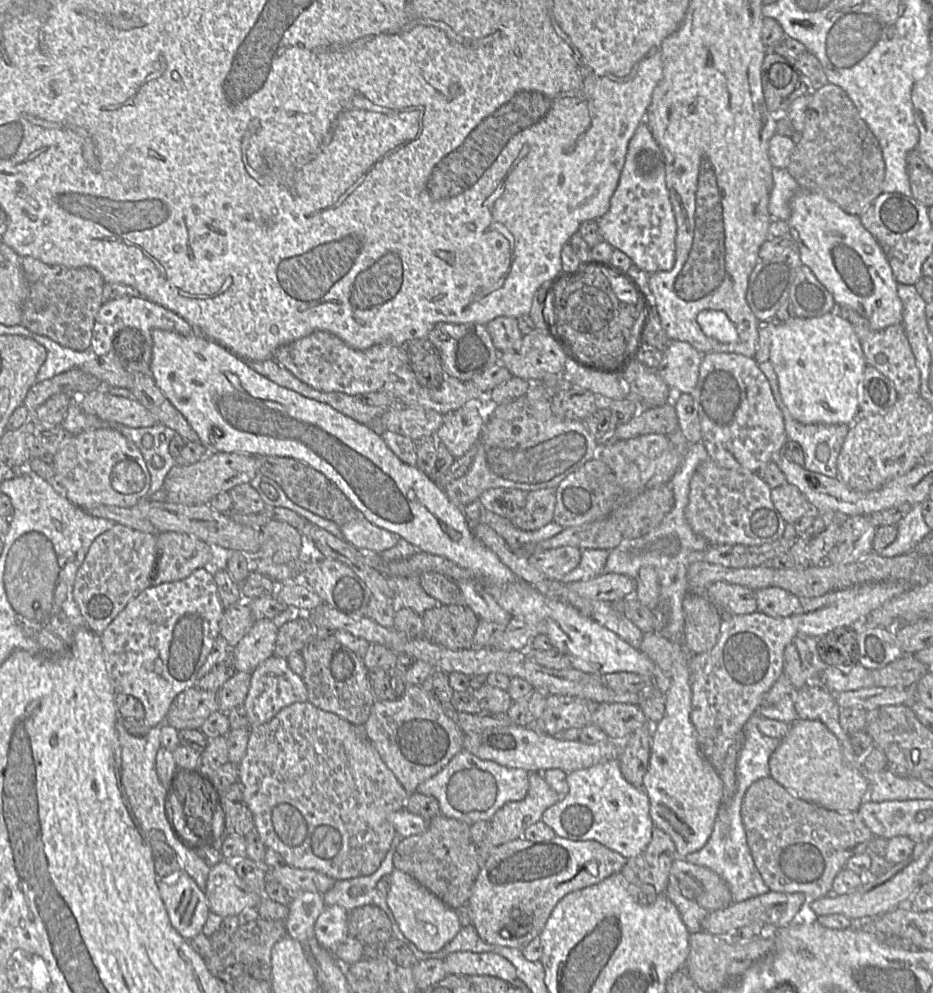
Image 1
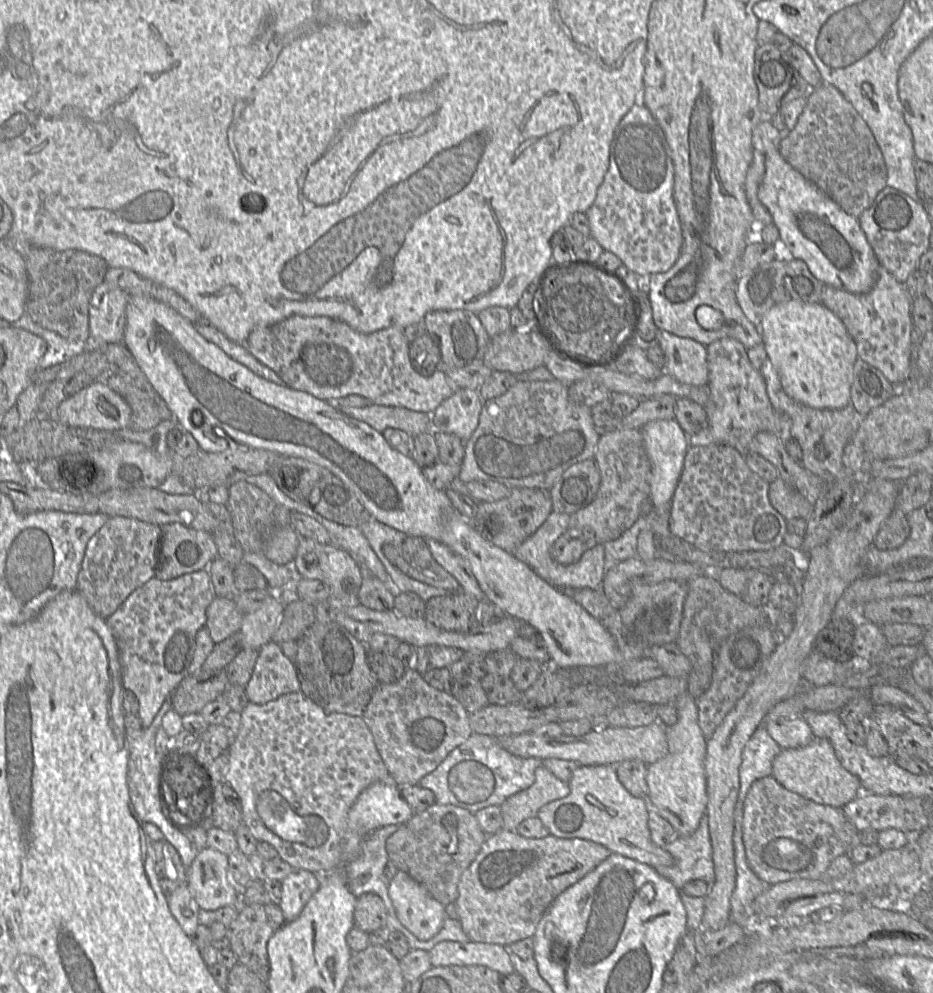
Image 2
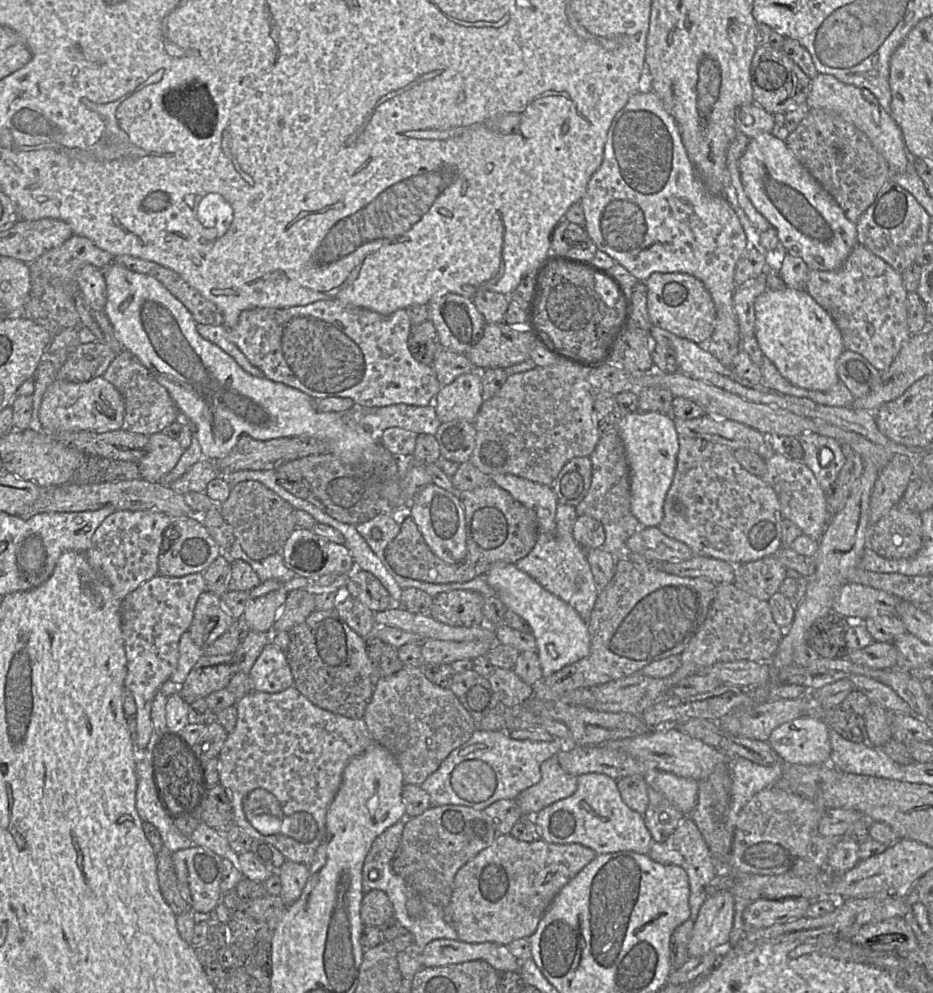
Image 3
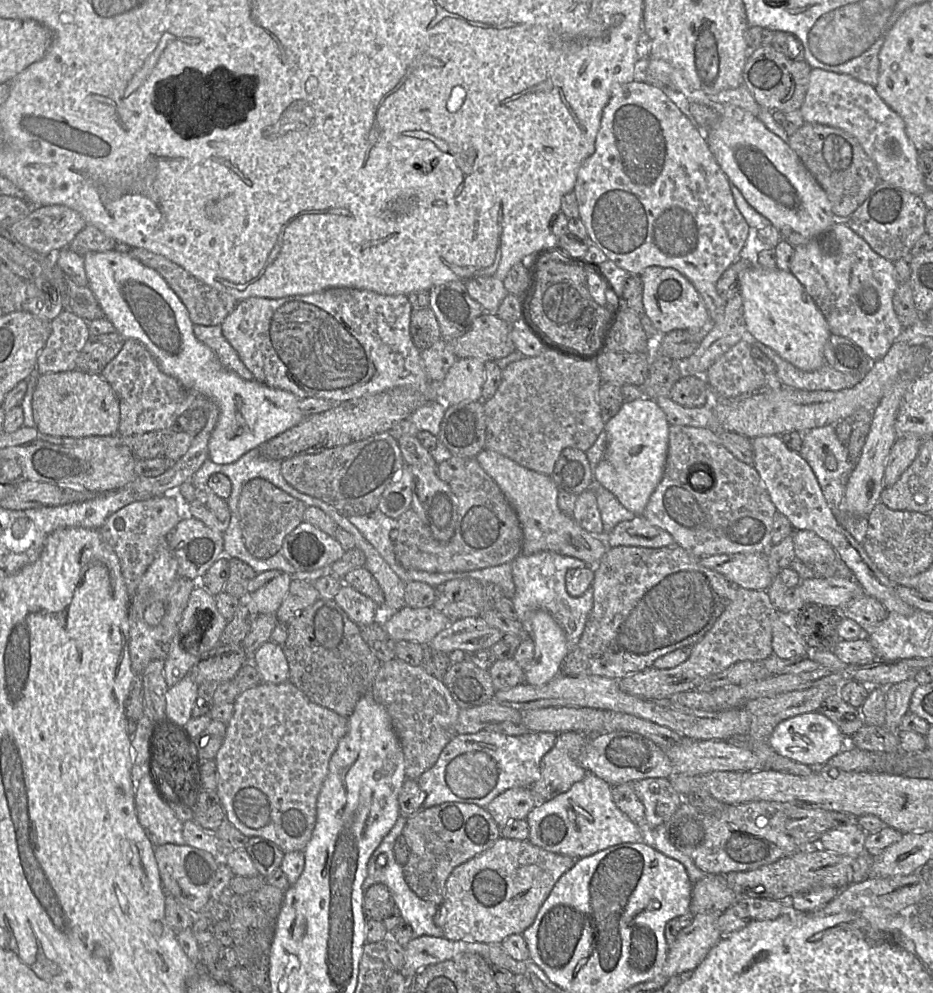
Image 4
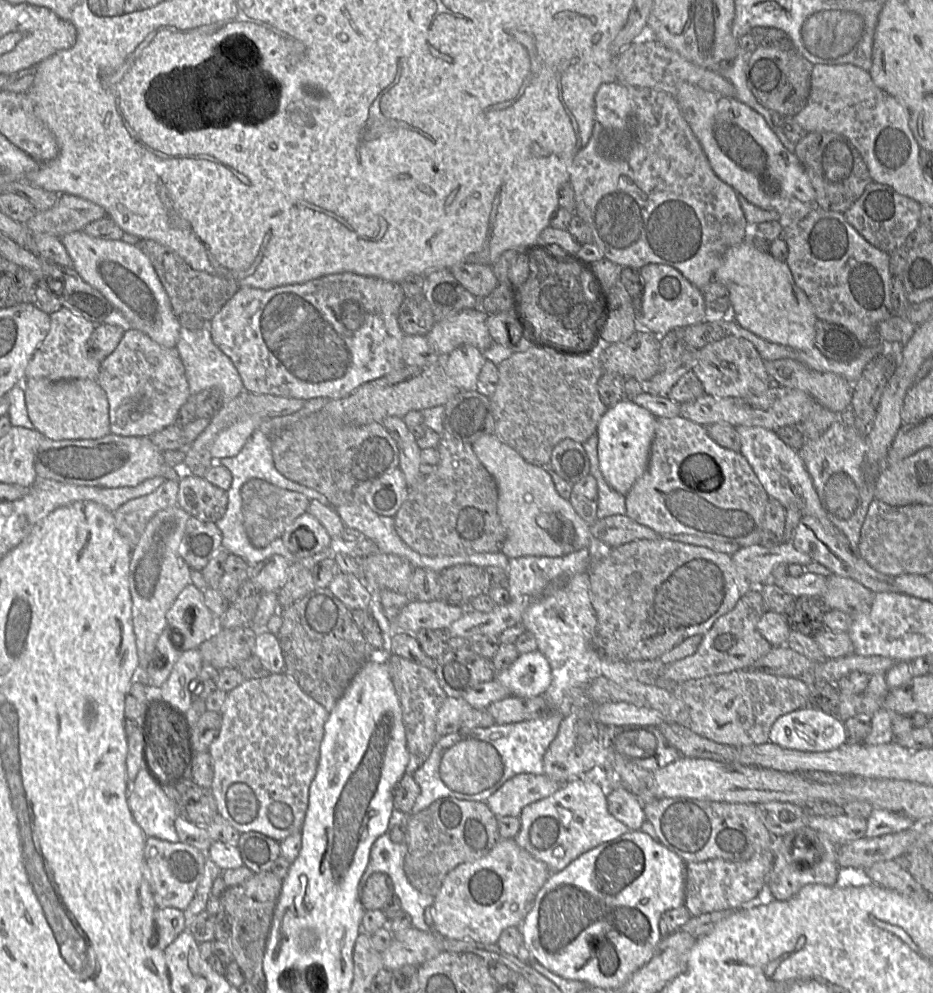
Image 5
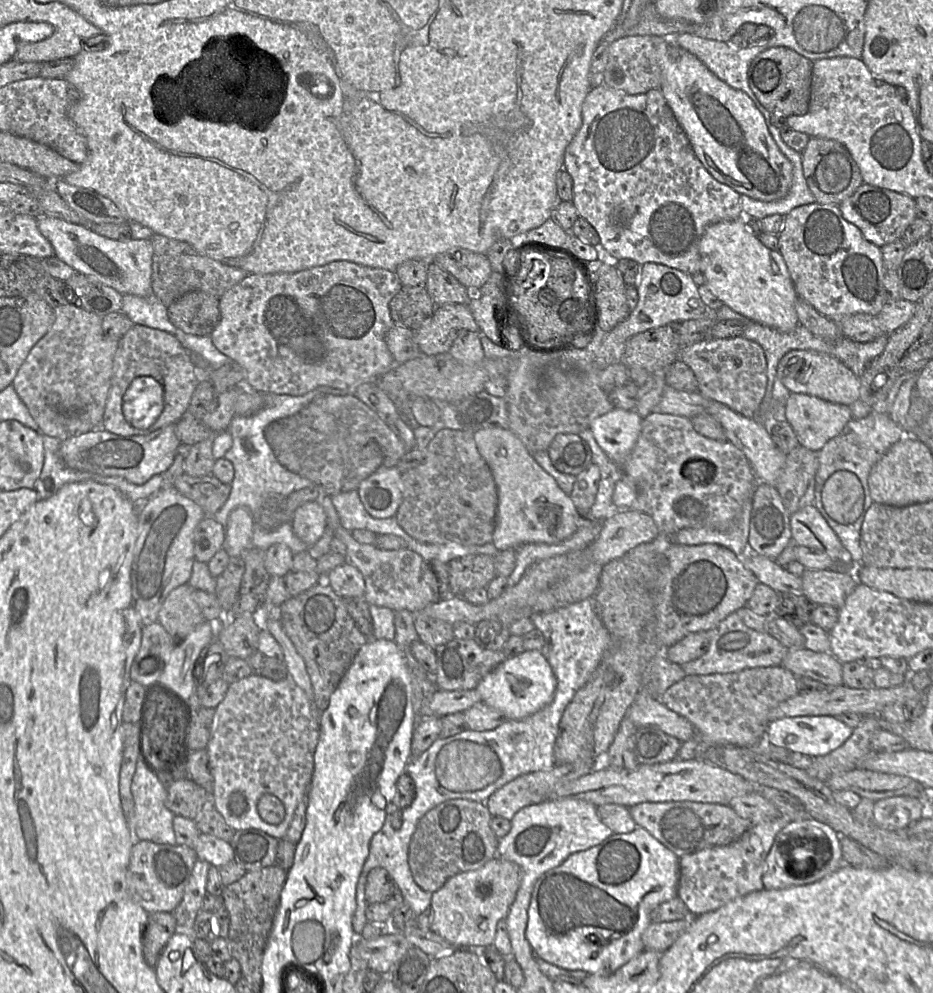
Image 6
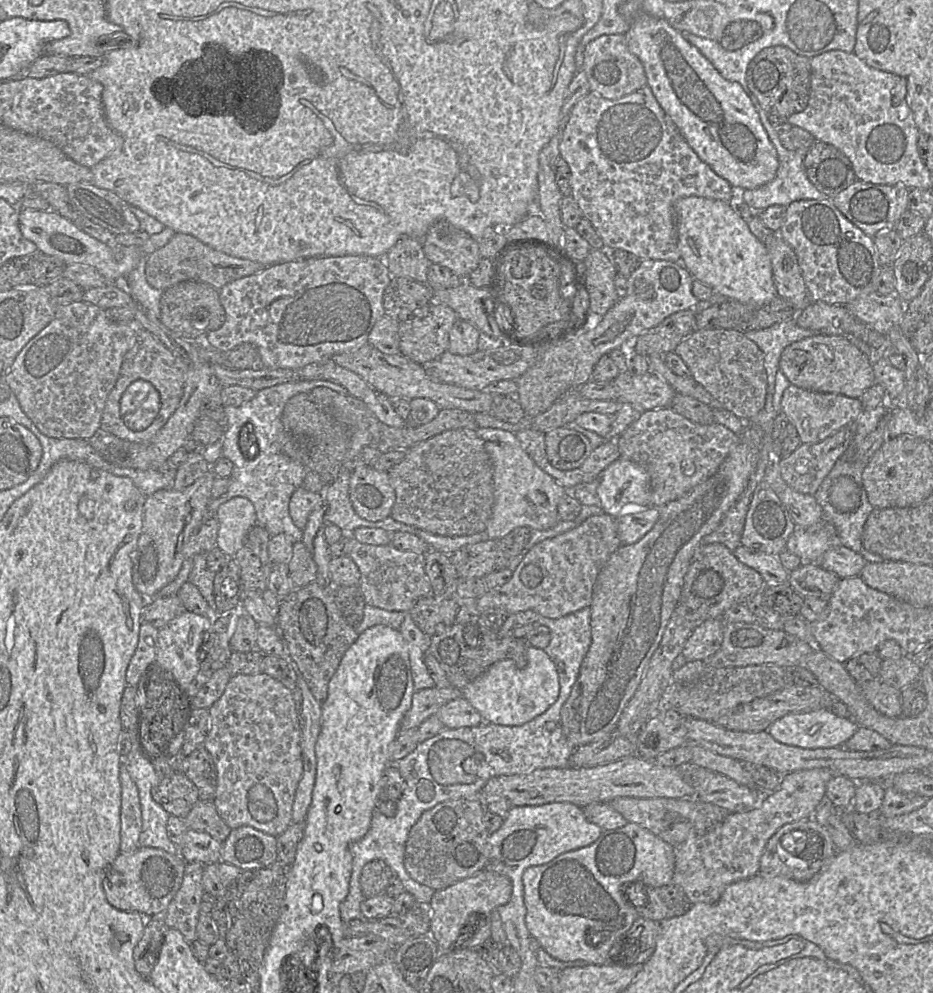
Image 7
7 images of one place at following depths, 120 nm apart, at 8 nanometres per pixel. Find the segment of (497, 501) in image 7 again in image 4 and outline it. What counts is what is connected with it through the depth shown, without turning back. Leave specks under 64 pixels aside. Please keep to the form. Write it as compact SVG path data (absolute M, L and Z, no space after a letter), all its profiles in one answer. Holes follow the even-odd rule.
M485 448L475 459L497 483L518 516L524 535L521 555L552 551L583 560L588 567L594 567L601 560L608 550L604 538L590 534L572 516L560 510L558 488L551 476L529 470L510 458Z

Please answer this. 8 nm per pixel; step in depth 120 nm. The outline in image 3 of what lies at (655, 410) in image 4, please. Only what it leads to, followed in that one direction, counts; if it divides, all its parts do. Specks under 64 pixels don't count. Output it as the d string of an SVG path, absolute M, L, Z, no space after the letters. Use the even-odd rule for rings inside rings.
M658 412L625 414L617 426L630 470L631 514L641 526L657 527L663 519L663 505L673 481L679 451L674 417Z

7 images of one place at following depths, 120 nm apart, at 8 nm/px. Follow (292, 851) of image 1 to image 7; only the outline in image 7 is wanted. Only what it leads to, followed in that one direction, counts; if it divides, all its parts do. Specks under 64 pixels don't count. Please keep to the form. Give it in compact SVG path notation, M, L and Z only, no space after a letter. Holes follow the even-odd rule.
M265 673L235 675L227 684L220 699L209 708L209 713L210 728L203 746L211 755L217 769L218 782L213 802L218 814L231 829L236 829L241 826L251 826L259 831L278 837L292 823L292 806L295 792L303 775L301 729L293 691L284 686L280 681Z

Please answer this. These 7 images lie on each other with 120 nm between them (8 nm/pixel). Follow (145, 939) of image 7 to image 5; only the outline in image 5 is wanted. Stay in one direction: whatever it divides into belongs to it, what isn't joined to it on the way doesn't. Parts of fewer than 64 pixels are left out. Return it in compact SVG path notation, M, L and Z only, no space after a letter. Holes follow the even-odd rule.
M156 908L154 911L153 945L165 950L187 928L188 922L182 910Z

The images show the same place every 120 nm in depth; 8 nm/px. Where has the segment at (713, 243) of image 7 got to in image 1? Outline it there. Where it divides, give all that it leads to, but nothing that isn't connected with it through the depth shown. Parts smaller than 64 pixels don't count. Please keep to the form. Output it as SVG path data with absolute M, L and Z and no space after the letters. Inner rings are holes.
M836 310L816 318L793 317L783 323L773 320L769 361L778 379L782 401L798 422L852 425L858 419L858 395L867 363L852 325Z

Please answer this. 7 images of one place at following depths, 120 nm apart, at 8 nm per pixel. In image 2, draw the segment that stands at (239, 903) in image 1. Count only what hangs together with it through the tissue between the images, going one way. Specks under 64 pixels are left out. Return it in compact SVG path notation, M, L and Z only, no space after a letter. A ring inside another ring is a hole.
M211 848L199 851L187 868L186 882L201 910L232 906L239 890L228 877L228 856Z

